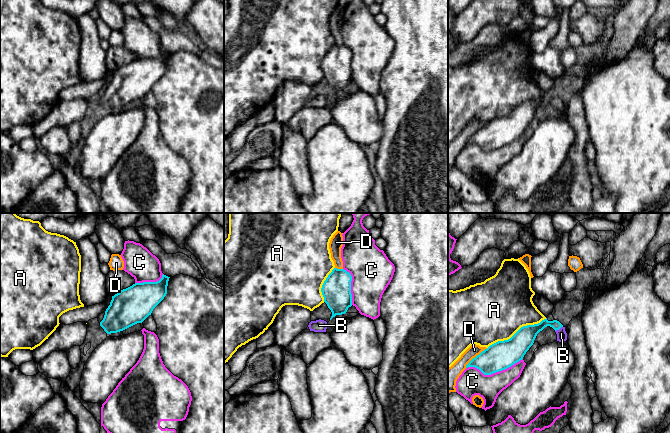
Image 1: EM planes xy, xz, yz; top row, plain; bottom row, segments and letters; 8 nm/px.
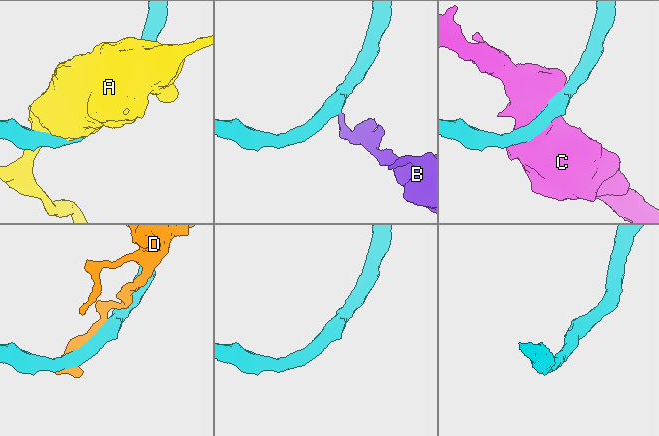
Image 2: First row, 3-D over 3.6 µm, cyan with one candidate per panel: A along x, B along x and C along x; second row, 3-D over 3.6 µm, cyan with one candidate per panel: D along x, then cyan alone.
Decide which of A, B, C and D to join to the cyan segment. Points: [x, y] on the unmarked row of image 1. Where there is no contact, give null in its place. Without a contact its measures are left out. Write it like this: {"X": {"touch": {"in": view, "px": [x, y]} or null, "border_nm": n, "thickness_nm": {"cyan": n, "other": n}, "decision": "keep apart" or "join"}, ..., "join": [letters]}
{"A": {"touch": {"in": "yz", "px": [517, 107]}, "border_nm": 550, "thickness_nm": {"cyan": 220, "other": 500}, "decision": "keep apart"}, "B": {"touch": {"in": "yz", "px": [558, 105]}, "border_nm": 80, "thickness_nm": {"cyan": 130, "other": 80}, "decision": "join"}, "C": {"touch": {"in": "yz", "px": [494, 148]}, "border_nm": 460, "thickness_nm": {"cyan": 220, "other": 220}, "decision": "keep apart"}, "D": {"touch": {"in": "yz", "px": [476, 132]}, "border_nm": 240, "thickness_nm": {"cyan": 220, "other": 120}, "decision": "keep apart"}, "join": ["B"]}

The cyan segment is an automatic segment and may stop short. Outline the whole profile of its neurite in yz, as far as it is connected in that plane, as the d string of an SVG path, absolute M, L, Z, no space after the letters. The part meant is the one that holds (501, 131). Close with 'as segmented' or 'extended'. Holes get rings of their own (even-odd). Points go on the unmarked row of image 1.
M547 94L538 100L521 103L510 115L498 117L490 121L467 141L479 145L484 151L505 146L523 135L526 128L533 121L537 110L545 103L552 103L557 110L557 117L567 116L565 103L557 96L548 97Z | extended

